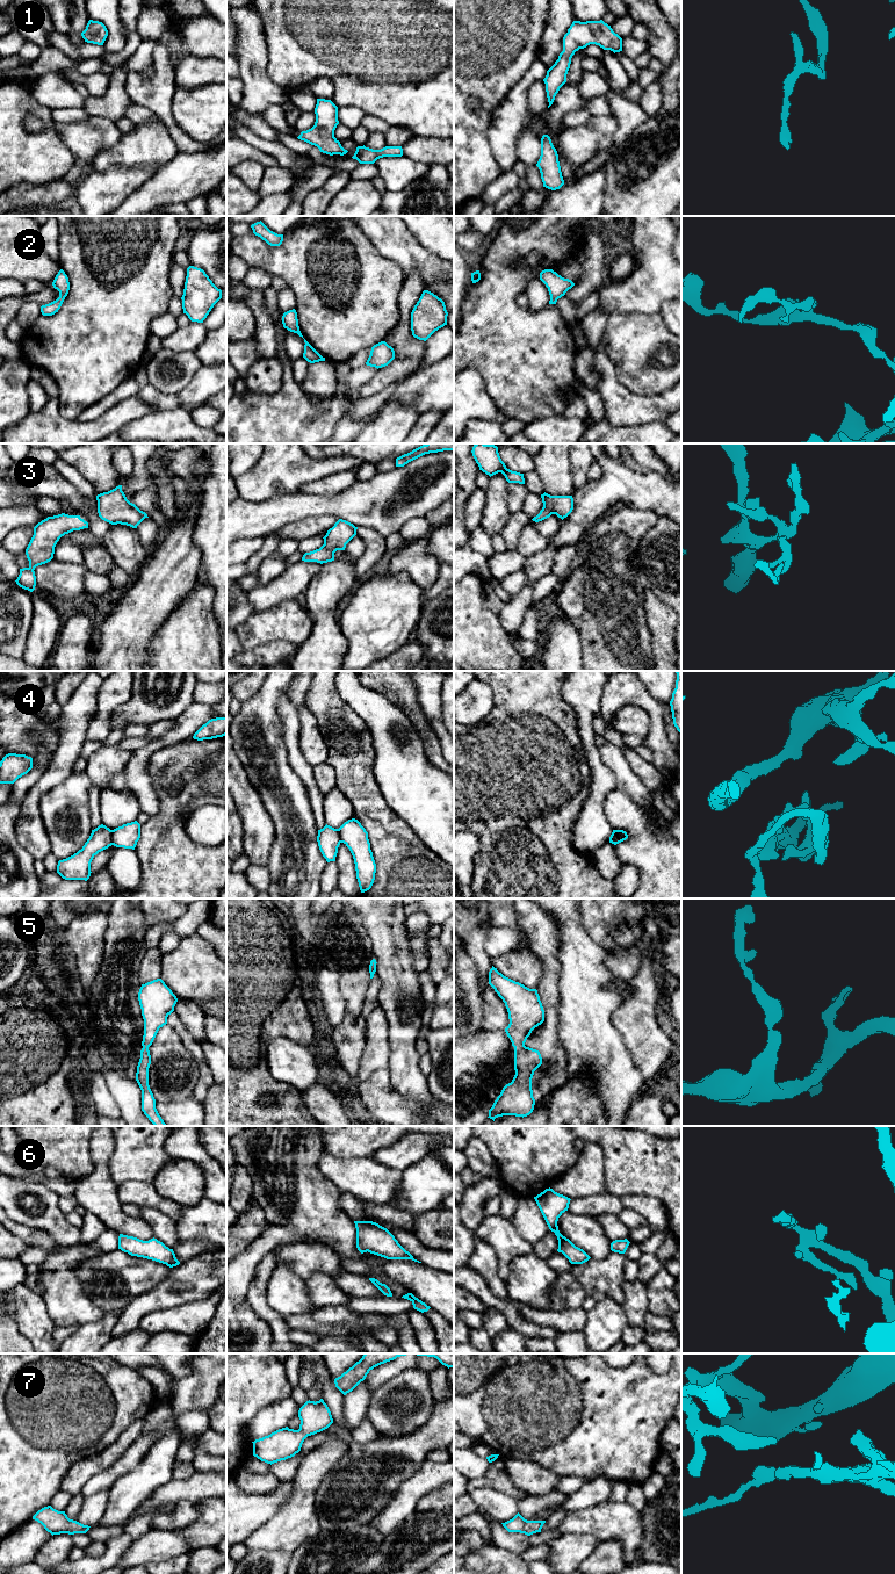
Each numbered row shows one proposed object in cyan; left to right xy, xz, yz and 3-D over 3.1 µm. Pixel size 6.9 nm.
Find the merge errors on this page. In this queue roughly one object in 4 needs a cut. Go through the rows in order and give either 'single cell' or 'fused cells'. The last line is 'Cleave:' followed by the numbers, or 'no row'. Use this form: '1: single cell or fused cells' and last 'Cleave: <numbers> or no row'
1: single cell
2: single cell
3: single cell
4: fused cells
5: single cell
6: single cell
7: single cell
Cleave: 4

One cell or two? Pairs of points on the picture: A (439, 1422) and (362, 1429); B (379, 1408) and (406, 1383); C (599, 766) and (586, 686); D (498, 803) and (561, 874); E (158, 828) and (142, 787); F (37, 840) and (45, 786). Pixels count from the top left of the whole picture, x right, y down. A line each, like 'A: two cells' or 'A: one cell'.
A: two cells
B: one cell
C: one cell
D: one cell
E: two cells
F: one cell

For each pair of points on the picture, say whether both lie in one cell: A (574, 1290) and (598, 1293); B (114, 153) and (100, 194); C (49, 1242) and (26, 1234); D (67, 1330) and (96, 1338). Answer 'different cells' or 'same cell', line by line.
A: different cells
B: different cells
C: same cell
D: different cells

